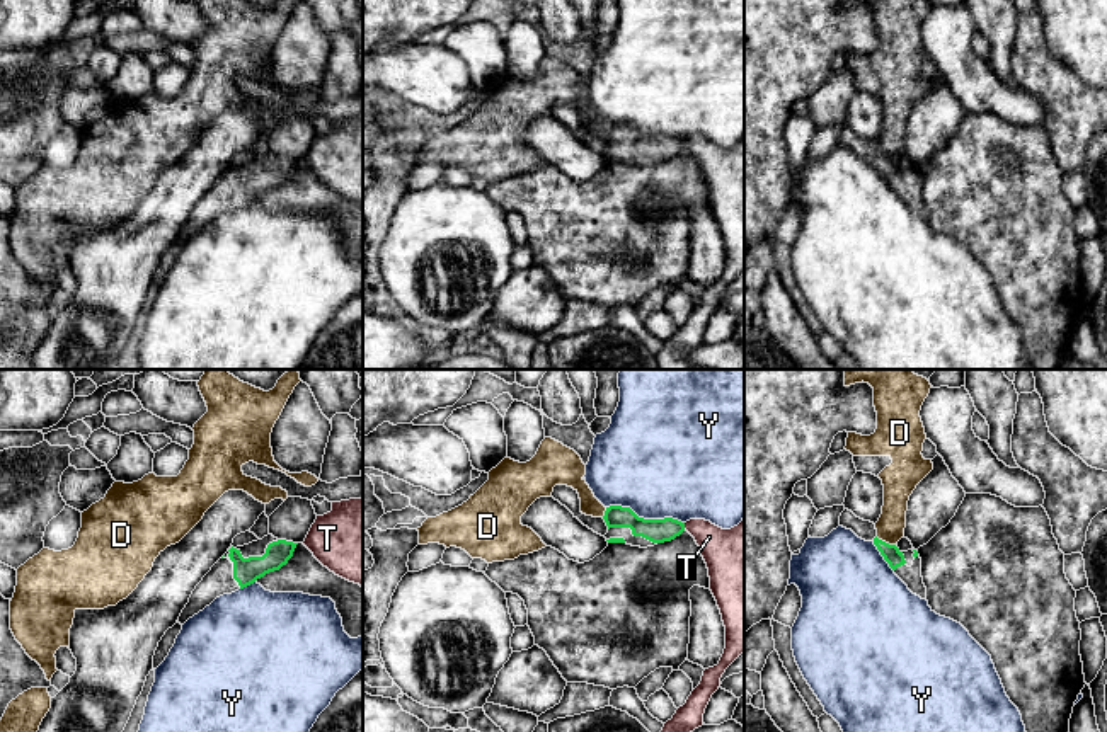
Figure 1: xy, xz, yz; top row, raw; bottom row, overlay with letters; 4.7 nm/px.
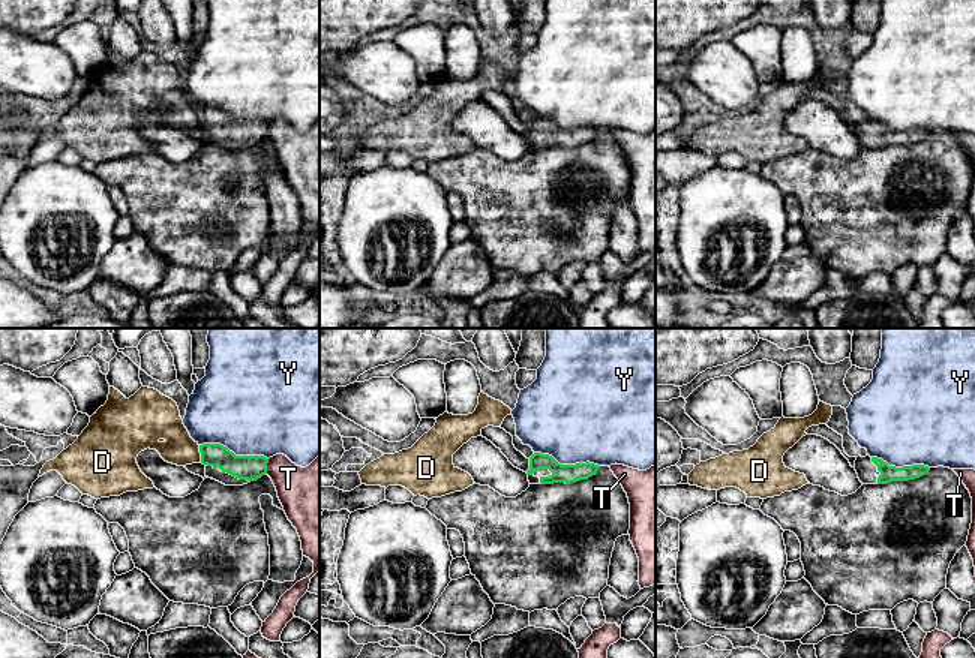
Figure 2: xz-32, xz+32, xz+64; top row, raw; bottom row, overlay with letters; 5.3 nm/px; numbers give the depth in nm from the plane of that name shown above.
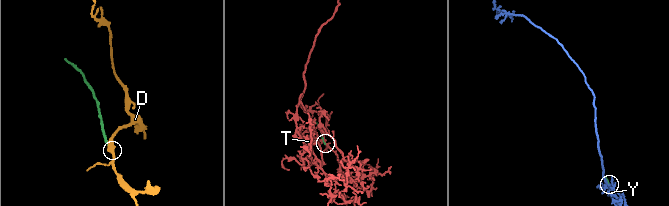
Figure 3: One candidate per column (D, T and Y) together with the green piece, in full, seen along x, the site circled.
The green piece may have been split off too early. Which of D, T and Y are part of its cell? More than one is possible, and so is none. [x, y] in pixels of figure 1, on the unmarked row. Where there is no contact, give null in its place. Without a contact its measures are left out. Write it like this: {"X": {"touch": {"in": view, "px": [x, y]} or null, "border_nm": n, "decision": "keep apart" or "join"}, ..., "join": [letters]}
{"D": {"touch": {"in": "yz", "px": [884, 160]}, "border_nm": 120, "decision": "keep apart"}, "T": {"touch": {"in": "xz", "px": [683, 145]}, "border_nm": 30, "decision": "keep apart"}, "Y": {"touch": {"in": "xz", "px": [646, 138]}, "border_nm": 380, "decision": "keep apart"}, "join": []}

